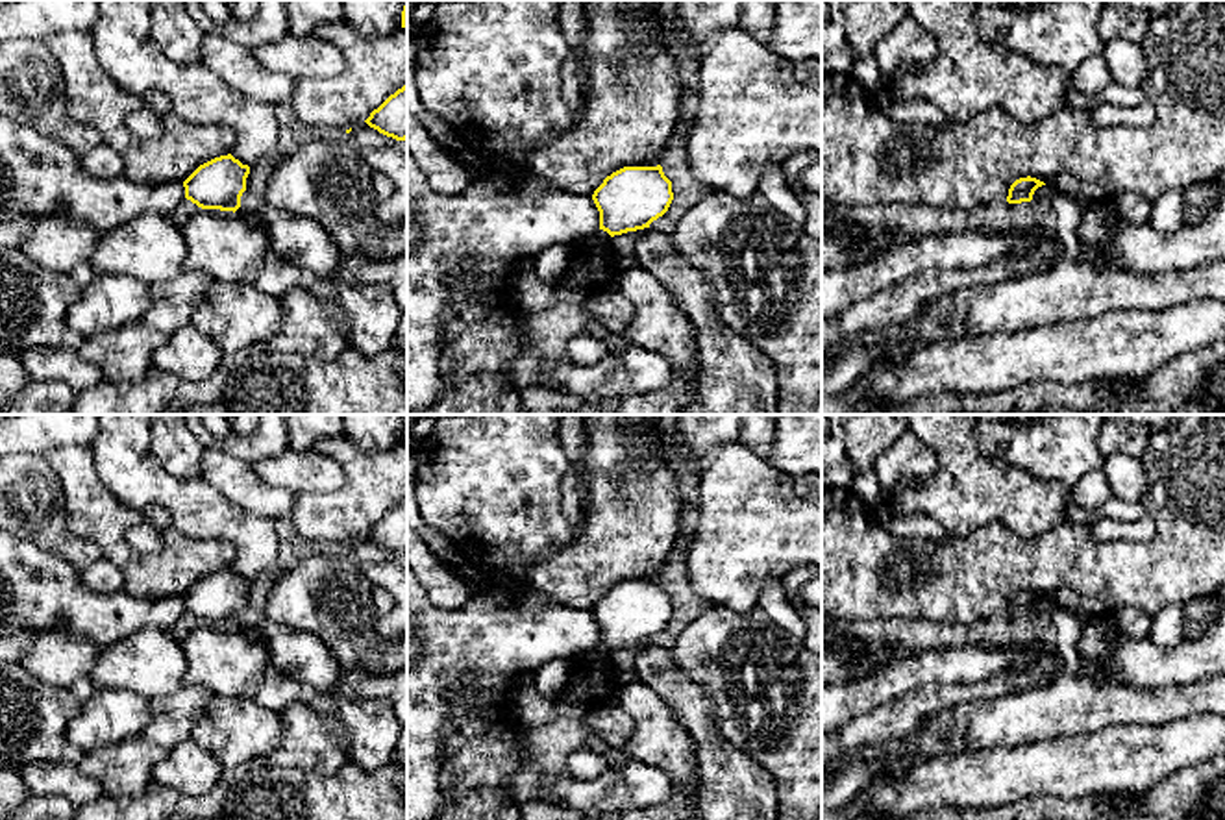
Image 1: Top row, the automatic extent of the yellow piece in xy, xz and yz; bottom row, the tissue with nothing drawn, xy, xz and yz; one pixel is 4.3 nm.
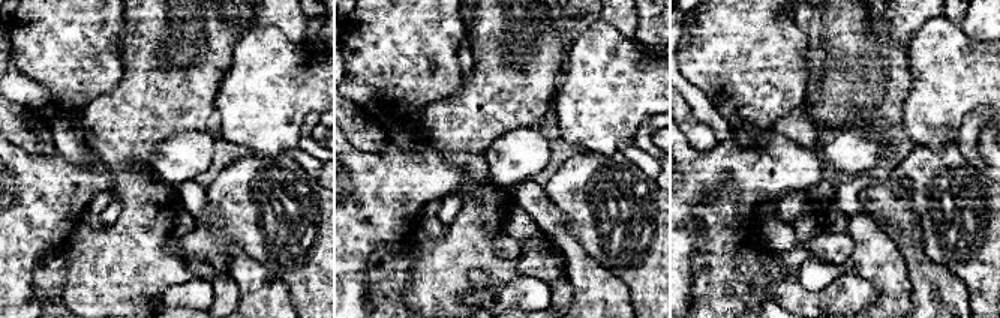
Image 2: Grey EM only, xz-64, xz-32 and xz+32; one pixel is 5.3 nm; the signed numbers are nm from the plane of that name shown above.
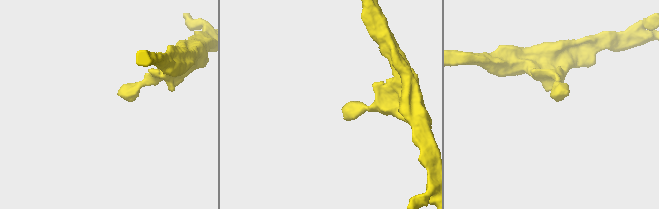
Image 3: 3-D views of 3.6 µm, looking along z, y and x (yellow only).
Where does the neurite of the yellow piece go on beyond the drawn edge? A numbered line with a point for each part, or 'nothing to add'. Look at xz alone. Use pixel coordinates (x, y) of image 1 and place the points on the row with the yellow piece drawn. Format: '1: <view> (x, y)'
nothing to add

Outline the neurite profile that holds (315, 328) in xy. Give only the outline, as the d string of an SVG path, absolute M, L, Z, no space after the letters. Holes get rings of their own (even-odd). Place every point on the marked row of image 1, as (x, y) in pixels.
M303 287L291 289L281 302L281 329L265 350L333 361L350 346L350 318L339 304L324 302Z

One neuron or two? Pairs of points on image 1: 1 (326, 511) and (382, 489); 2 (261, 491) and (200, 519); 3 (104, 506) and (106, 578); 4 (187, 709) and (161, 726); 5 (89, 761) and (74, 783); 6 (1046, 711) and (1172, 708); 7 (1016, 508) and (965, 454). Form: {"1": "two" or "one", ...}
{"1": "one", "2": "two", "3": "two", "4": "one", "5": "two", "6": "one", "7": "one"}

